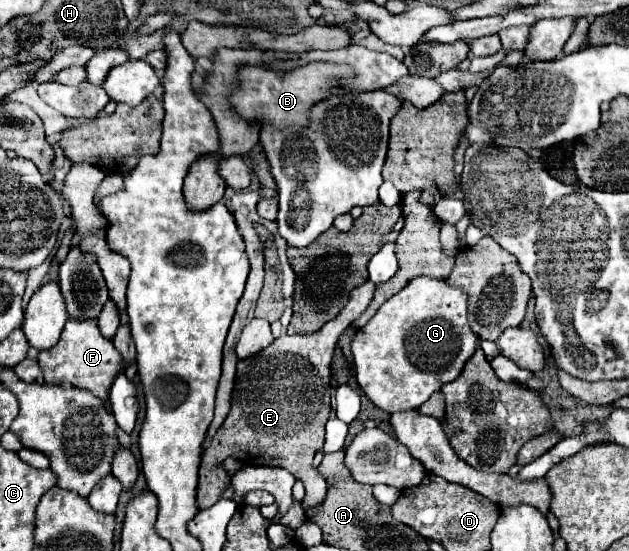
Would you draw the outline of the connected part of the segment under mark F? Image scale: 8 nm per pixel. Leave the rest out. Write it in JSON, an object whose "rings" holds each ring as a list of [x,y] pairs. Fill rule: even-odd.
{"rings":[[[69,319],[57,345],[51,349],[39,351],[37,361],[41,365],[45,383],[49,383],[49,385],[71,385],[77,389],[87,389],[95,397],[99,397],[103,401],[103,407],[109,411],[109,389],[111,389],[115,377],[123,371],[123,357],[115,349],[113,341],[105,339],[99,333],[95,319],[85,319],[85,321]]]}

